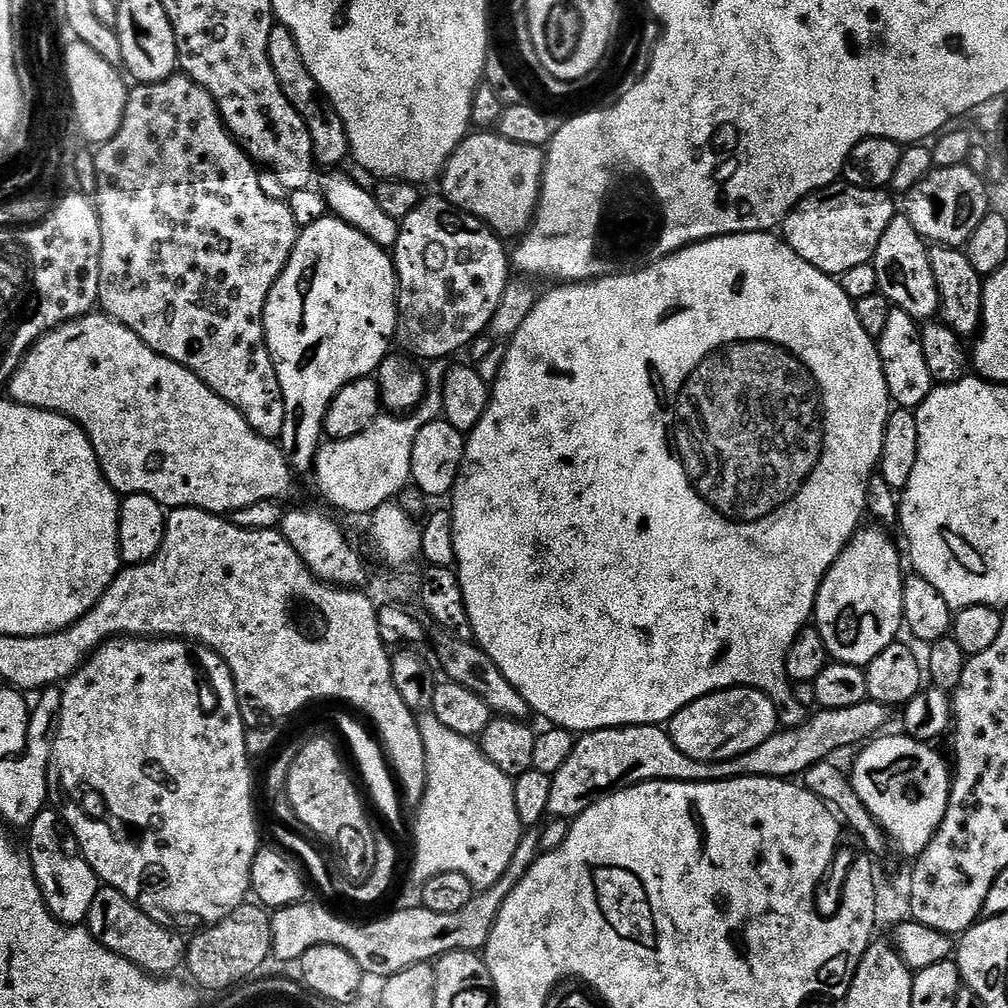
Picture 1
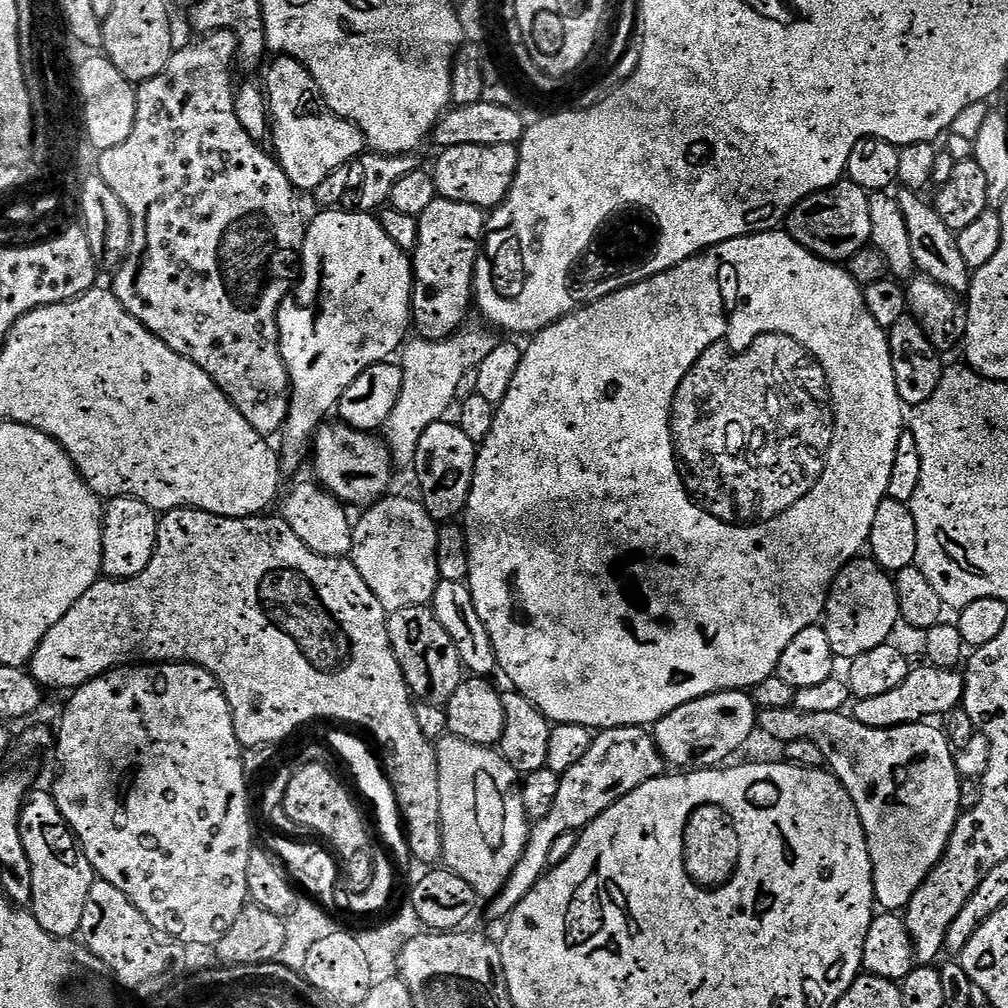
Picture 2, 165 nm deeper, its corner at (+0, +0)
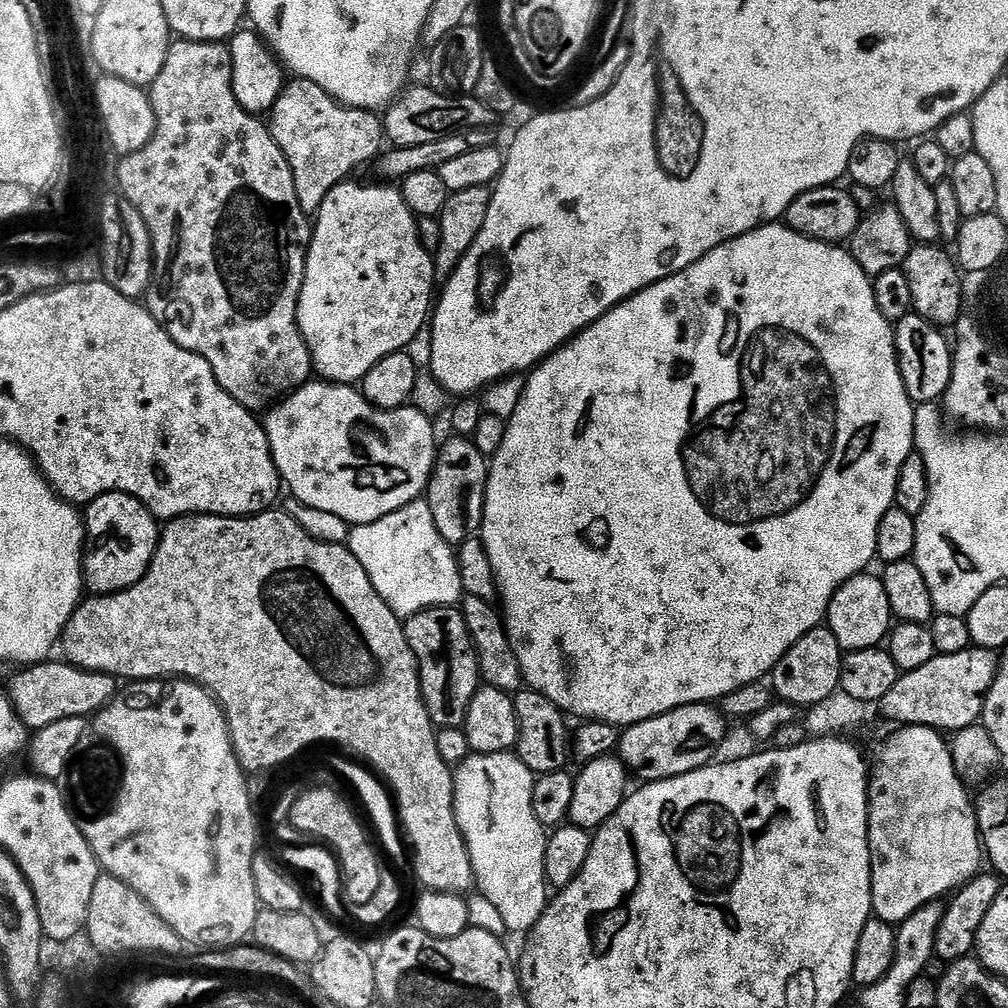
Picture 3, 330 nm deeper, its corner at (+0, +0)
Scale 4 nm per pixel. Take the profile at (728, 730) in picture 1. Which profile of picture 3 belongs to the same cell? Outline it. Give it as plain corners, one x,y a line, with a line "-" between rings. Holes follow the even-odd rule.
711,703
687,704
681,708
670,710
661,716
655,716
649,720
643,720
637,724
625,727
619,737
618,756
623,761
627,771
633,777
635,775
640,782
651,782
653,780
669,780
682,774
690,774
694,770
703,768
713,763
716,751
721,751
726,740
726,716
719,707

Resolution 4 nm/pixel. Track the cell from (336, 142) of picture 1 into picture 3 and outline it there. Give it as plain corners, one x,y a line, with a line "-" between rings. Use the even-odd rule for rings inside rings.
289,79
276,104
271,108
270,117
274,142
278,142
282,154
286,154
286,162
290,162
290,170
294,174
294,190
298,190
298,202
302,210
309,214
319,212
326,194
330,194
334,186
345,183
355,168
375,161
386,144
384,126
375,111
366,108
345,108
333,96
326,94
322,86
309,80

